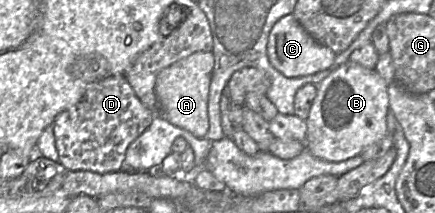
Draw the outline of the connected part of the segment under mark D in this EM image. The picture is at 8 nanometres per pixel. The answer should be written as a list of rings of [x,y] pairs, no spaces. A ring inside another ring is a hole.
[[[112,75],[91,84],[81,100],[62,111],[53,122],[58,162],[72,171],[119,171],[128,147],[150,126],[154,115],[136,96],[125,76]]]

